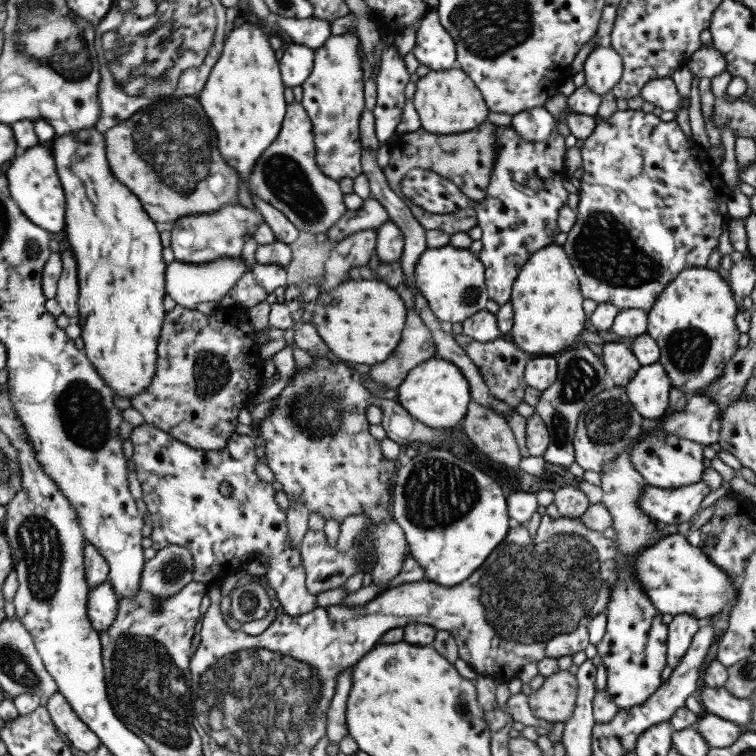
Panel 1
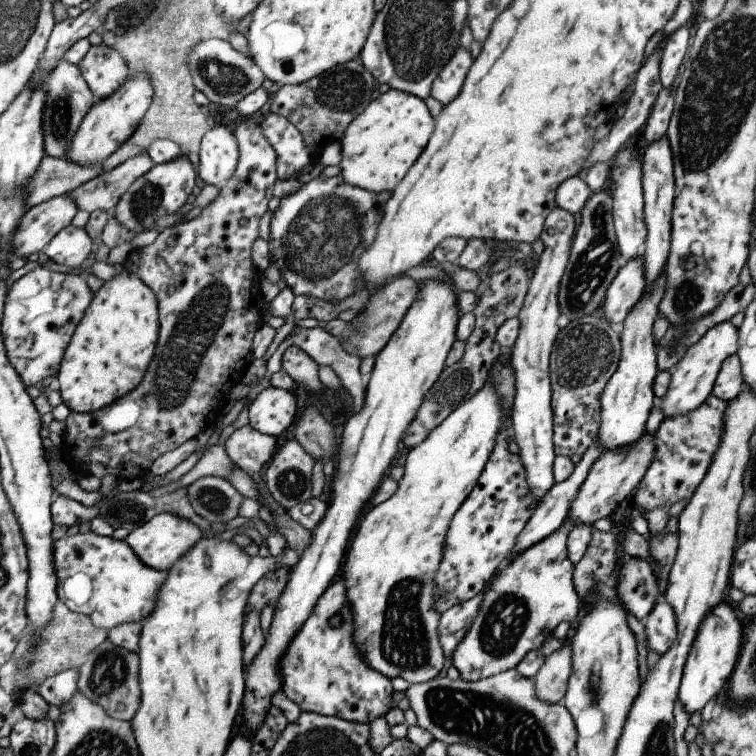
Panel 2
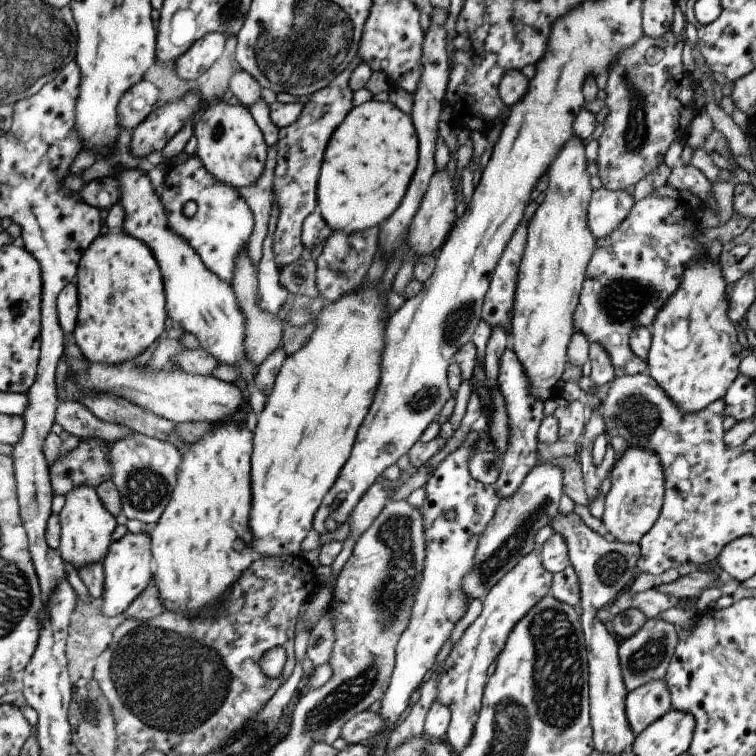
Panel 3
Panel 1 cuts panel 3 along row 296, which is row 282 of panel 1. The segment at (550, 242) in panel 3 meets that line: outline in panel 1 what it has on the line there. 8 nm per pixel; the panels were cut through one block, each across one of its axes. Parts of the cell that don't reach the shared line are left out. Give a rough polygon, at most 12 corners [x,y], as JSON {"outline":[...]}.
{"outline":[[554,243],[521,265],[512,344],[531,356],[577,346],[587,319]]}

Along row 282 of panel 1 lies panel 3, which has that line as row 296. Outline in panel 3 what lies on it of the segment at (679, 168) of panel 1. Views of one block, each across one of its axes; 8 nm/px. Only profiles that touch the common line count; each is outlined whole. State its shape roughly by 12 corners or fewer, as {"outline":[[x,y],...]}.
{"outline":[[647,195],[596,239],[573,331],[615,377],[627,344],[703,258],[695,212]]}

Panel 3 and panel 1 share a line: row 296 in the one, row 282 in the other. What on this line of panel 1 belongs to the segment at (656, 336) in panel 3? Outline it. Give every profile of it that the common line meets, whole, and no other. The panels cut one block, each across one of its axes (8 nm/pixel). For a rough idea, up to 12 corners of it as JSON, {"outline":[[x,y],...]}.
{"outline":[[689,267],[656,296],[646,334],[671,386],[699,395],[739,350],[738,304]]}

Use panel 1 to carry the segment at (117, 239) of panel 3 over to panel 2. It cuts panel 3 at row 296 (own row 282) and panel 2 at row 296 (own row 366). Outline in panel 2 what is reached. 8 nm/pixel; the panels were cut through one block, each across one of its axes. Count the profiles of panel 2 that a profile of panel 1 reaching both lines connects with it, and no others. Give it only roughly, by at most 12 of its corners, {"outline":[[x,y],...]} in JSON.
{"outline":[[126,270],[93,292],[56,375],[69,411],[141,382],[155,294]]}

